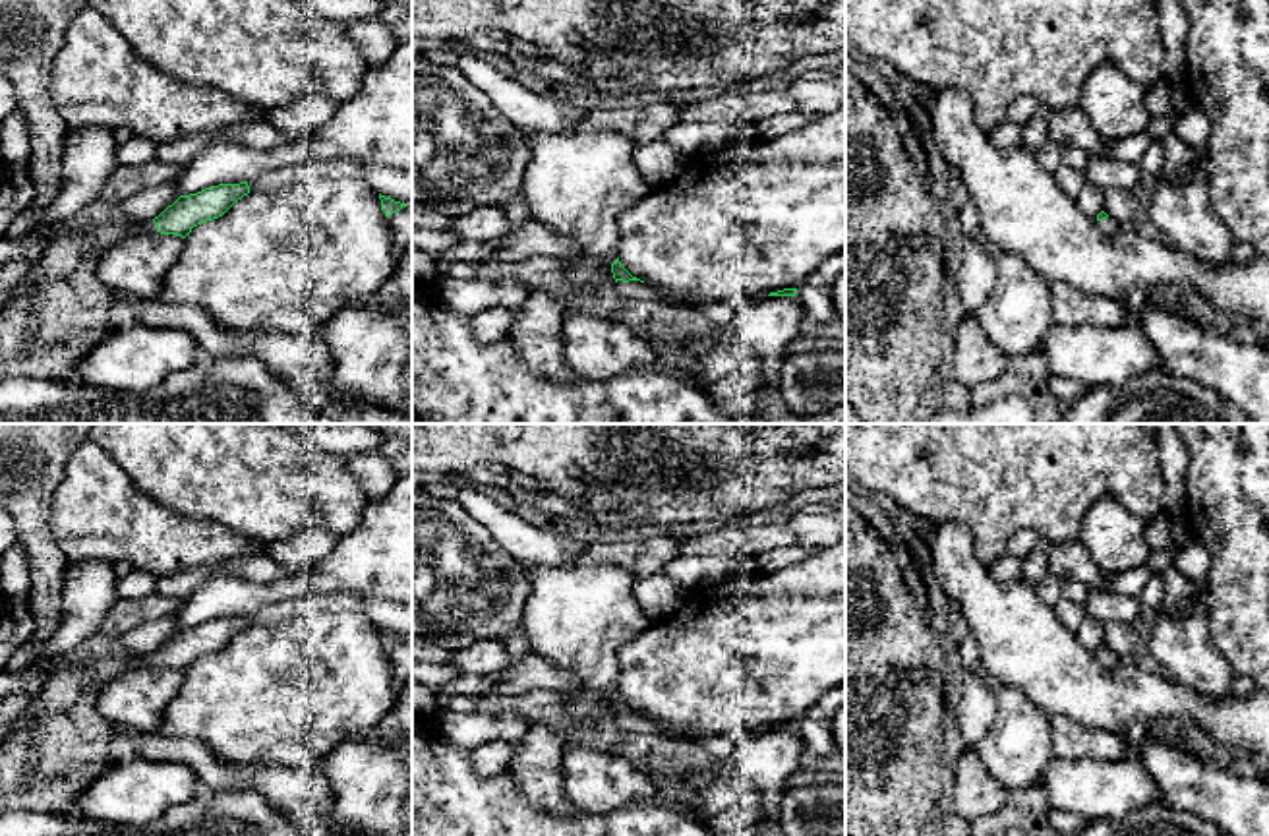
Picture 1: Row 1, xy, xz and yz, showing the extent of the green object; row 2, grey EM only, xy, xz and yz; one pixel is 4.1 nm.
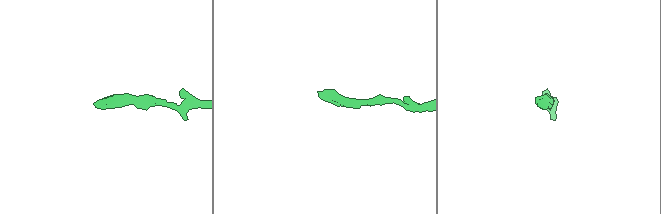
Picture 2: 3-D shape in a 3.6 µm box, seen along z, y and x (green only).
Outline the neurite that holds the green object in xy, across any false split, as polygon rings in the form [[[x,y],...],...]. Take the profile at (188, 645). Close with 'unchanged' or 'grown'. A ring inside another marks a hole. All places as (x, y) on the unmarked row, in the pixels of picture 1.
[[[240,615],[219,617],[197,627],[180,629],[153,654],[137,654],[132,658],[126,670],[161,666],[186,672],[193,660],[222,650],[238,633],[248,627],[248,615]]] | grown

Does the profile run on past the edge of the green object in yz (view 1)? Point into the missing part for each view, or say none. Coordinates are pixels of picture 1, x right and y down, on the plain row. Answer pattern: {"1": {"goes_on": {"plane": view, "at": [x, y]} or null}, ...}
{"1": {"goes_on": {"plane": "yz", "at": [1109, 658]}}}

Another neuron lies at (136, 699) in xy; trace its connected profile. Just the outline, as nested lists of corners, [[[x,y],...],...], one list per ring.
[[[161,666],[126,670],[99,691],[97,710],[112,726],[155,733],[184,677],[186,672]]]

